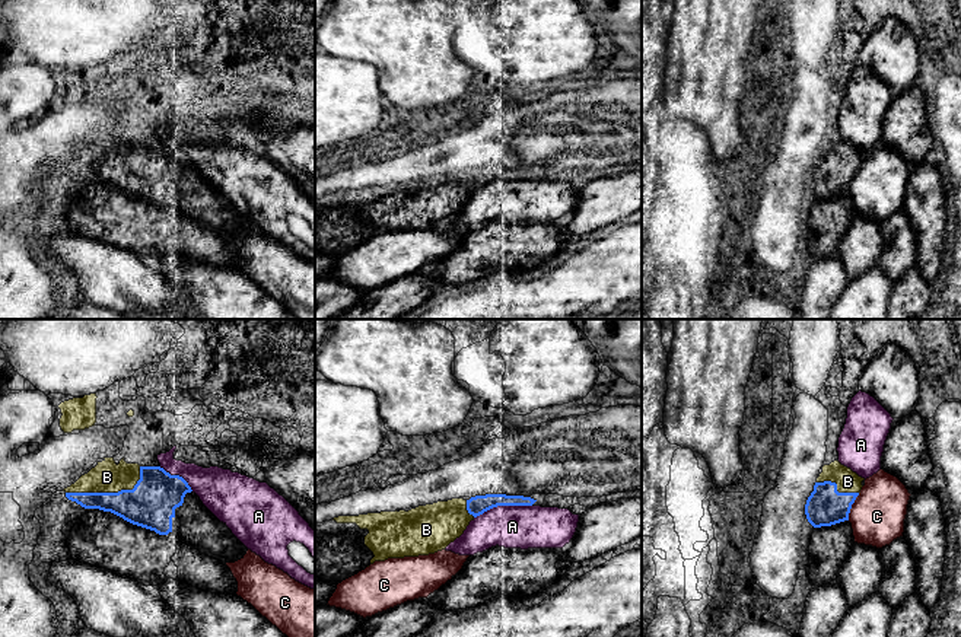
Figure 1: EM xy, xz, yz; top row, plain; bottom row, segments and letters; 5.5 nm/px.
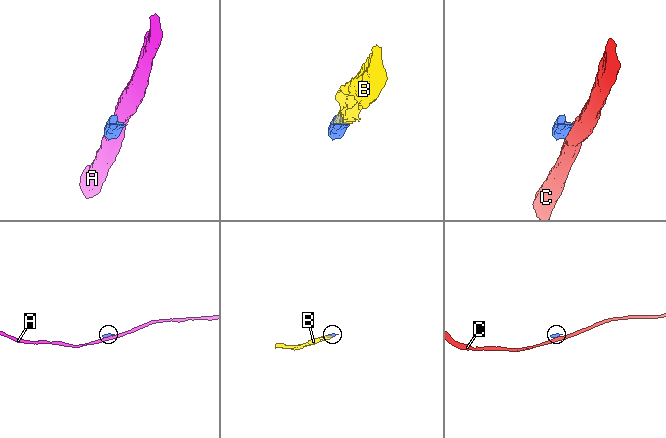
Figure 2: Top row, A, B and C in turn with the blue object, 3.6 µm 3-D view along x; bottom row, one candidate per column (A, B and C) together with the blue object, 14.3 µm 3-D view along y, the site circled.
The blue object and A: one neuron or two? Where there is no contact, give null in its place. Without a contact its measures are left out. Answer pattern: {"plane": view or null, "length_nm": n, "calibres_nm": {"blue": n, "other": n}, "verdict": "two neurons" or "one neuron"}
{"plane": "xz", "length_nm": 320, "calibres_nm": {"blue": 110, "other": 240}, "verdict": "two neurons"}

